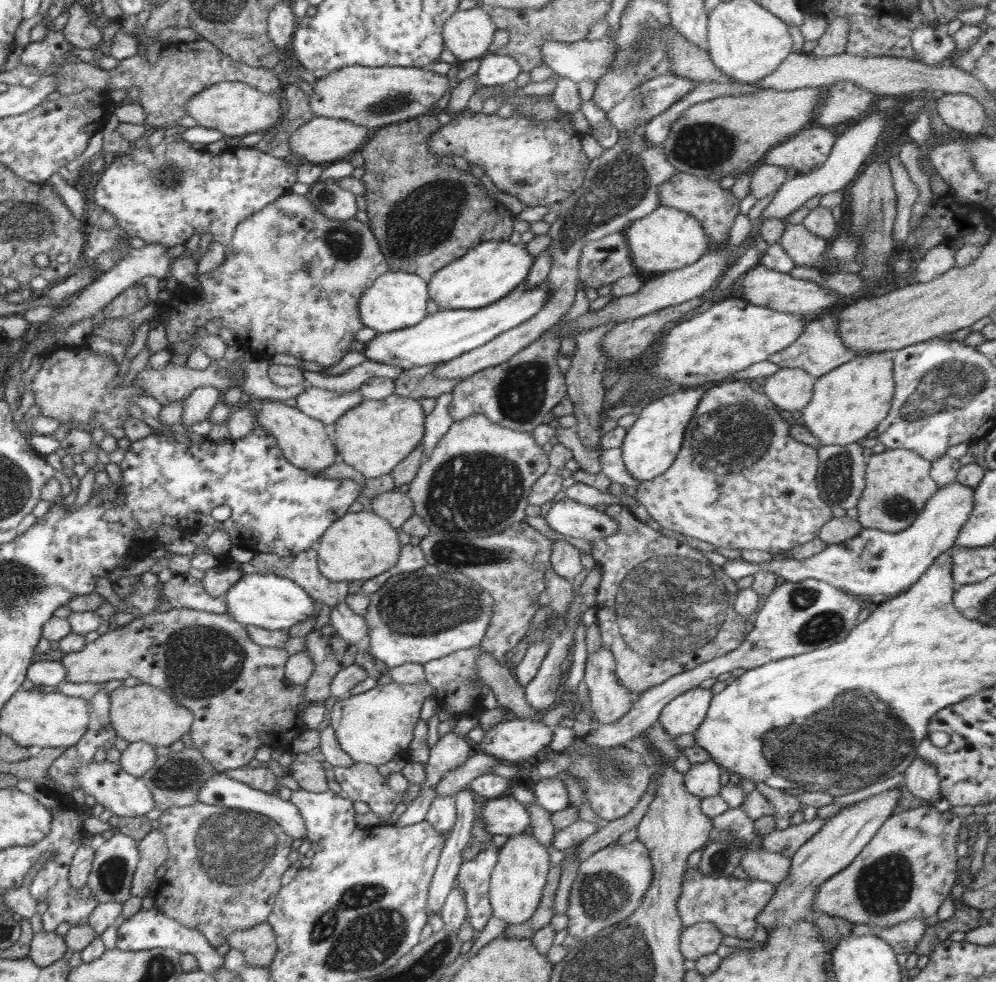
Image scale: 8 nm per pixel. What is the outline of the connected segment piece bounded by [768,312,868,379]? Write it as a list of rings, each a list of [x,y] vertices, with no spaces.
[[[832,312],[832,314],[828,314],[819,320],[812,320],[807,324],[796,342],[790,344],[788,348],[770,355],[768,361],[784,368],[802,368],[817,379],[830,370],[838,368],[846,361],[856,358],[856,356],[867,355],[868,352],[858,354],[858,351],[852,351],[850,347],[844,345],[839,336],[839,316],[840,312]]]

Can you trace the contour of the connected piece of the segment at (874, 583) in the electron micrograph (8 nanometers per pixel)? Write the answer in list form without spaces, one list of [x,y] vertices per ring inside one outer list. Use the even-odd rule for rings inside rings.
[[[952,482],[946,488],[939,488],[928,500],[918,518],[908,528],[900,532],[884,532],[874,528],[862,528],[858,536],[827,545],[827,547],[806,558],[786,558],[754,564],[744,560],[729,559],[723,566],[724,572],[732,580],[740,580],[758,571],[772,571],[786,581],[798,582],[804,579],[823,580],[850,595],[866,596],[868,600],[882,602],[894,598],[910,588],[926,572],[926,569],[944,551],[954,546],[954,539],[962,530],[974,507],[974,489]]]

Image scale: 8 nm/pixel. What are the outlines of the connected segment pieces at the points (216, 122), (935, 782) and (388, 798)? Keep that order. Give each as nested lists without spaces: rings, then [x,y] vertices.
[[[224,81],[210,88],[204,88],[194,98],[188,100],[186,111],[199,122],[199,126],[219,130],[225,137],[241,137],[260,131],[268,131],[280,122],[282,111],[282,91],[262,93],[256,87],[236,82]]]
[[[917,757],[906,769],[903,780],[904,786],[919,800],[924,800],[928,805],[934,804],[943,798],[940,792],[940,778],[932,764]]]
[[[354,762],[354,766],[334,767],[333,771],[334,780],[348,798],[352,802],[366,802],[371,814],[376,814],[382,824],[391,818],[398,804],[402,804],[408,795],[394,792],[388,786],[387,777],[370,764]]]

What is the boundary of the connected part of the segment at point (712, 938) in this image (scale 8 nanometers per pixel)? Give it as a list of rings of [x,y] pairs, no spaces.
[[[701,922],[689,927],[683,927],[679,950],[684,958],[696,960],[716,952],[721,945],[722,932],[710,922]]]

